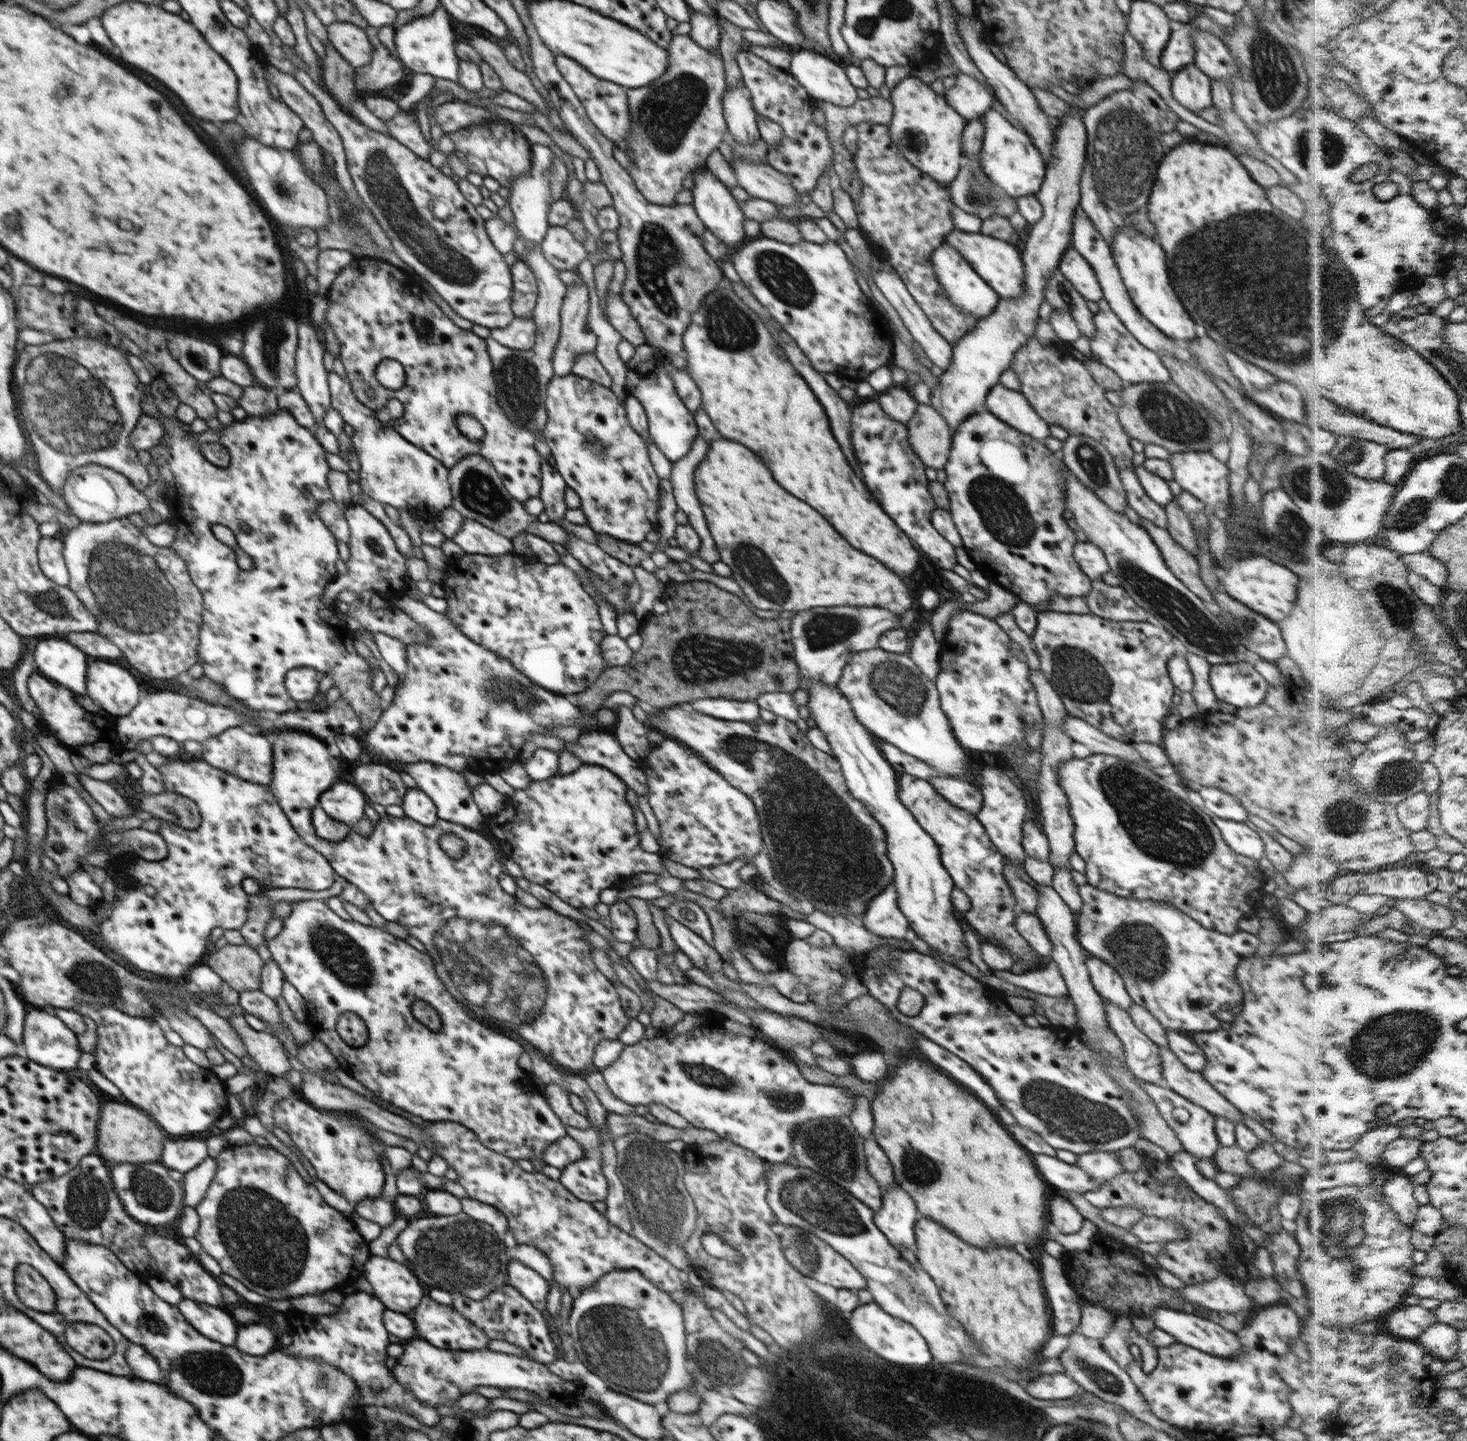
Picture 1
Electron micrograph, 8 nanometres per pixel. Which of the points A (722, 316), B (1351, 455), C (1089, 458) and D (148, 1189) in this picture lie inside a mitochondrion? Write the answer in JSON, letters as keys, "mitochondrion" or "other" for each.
{"A":"mitochondrion","B":"mitochondrion","C":"mitochondrion","D":"mitochondrion"}

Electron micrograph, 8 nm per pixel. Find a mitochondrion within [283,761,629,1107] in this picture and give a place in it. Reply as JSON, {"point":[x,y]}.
{"point":[487,962]}

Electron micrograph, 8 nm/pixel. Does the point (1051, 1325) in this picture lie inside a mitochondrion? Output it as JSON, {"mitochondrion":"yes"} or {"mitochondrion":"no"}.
{"mitochondrion":"no"}

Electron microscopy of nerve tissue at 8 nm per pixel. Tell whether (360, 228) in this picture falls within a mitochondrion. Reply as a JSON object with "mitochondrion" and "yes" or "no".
{"mitochondrion":"yes"}

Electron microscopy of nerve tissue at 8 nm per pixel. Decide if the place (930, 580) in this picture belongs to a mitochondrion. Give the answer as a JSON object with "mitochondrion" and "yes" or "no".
{"mitochondrion":"no"}

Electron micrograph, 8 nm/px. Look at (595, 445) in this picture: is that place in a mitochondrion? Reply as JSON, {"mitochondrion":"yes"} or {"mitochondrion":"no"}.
{"mitochondrion":"yes"}

